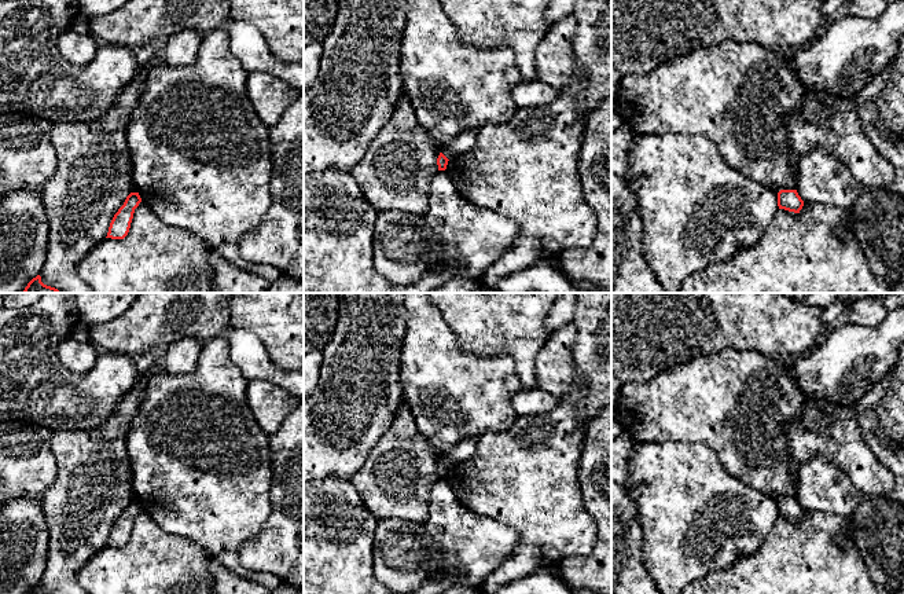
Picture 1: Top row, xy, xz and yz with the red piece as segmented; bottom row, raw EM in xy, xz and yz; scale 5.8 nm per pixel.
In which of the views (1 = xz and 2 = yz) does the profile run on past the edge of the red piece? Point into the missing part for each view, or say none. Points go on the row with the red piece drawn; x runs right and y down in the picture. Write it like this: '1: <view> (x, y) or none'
1: none
2: none

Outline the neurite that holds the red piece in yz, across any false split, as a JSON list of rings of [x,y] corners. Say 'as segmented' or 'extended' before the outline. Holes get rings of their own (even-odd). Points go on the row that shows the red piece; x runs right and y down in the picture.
as segmented; [[[780,190],[778,192],[778,206],[779,209],[800,213],[804,201],[798,195],[797,190]]]

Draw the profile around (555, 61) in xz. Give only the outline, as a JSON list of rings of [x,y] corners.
[[[573,15],[552,23],[536,50],[539,80],[561,92],[577,77],[578,65],[573,51],[577,21]]]

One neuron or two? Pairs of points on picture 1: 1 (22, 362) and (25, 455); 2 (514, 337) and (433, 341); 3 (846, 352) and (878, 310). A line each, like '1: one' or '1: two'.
1: two
2: two
3: two

